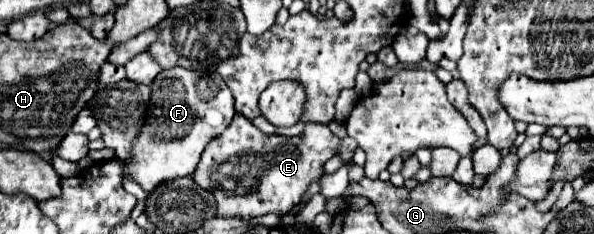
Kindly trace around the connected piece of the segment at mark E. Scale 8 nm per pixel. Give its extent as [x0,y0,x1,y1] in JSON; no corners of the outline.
[193,114,341,218]

